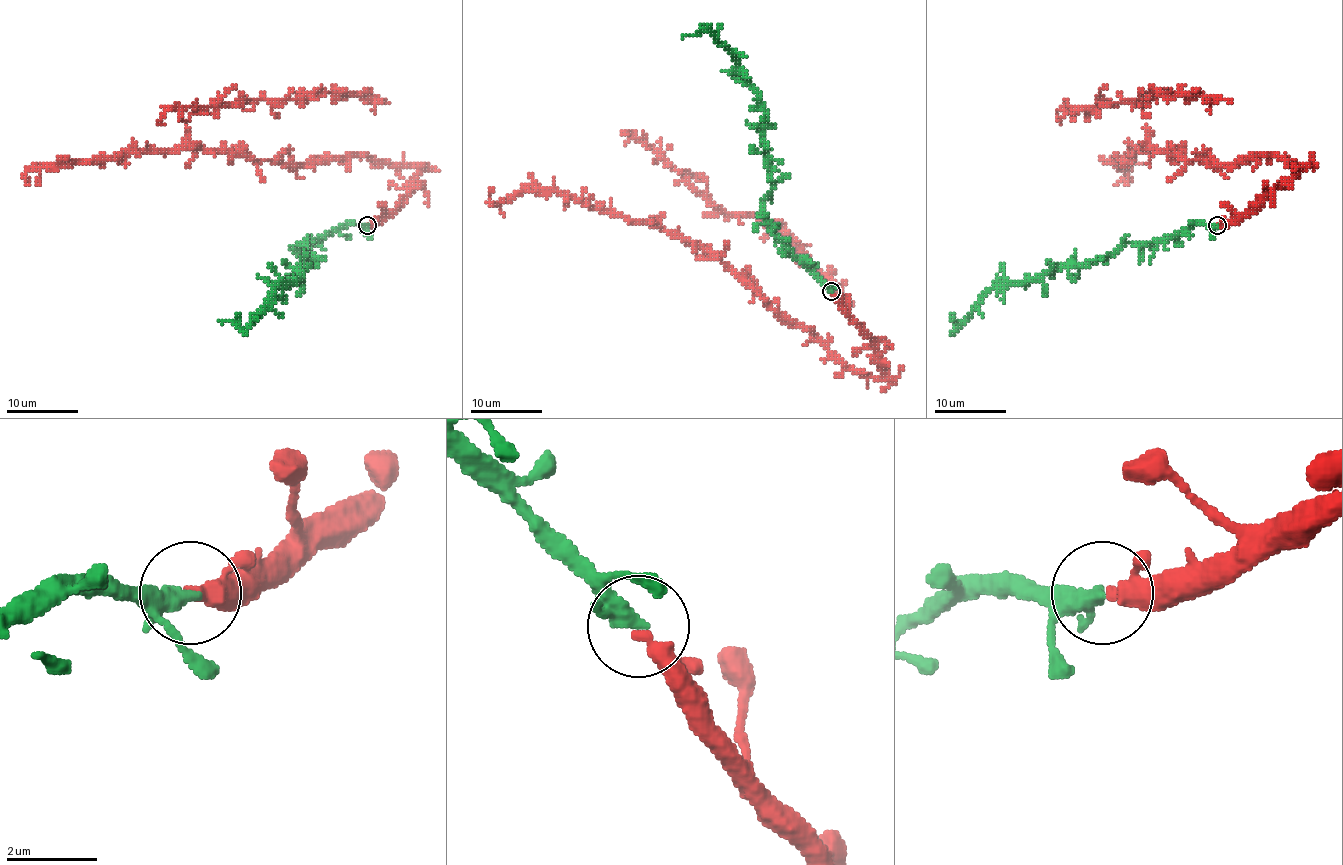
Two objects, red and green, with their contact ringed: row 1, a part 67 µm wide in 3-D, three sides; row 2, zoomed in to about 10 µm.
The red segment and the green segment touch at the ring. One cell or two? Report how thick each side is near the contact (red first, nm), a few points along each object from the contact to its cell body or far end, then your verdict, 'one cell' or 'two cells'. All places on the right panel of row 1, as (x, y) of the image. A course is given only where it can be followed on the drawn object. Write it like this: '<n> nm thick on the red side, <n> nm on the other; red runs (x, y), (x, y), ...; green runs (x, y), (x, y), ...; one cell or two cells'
400 nm thick on the red side, 280 nm on the other; red runs (1218, 225), (1240, 221), (1302, 166), (1279, 157), (1184, 161), (1149, 148), (1118, 163), (1127, 173), (1115, 186); green runs (1216, 225), (1124, 243), (1085, 262), (992, 287), (956, 330), (963, 319); one cell

